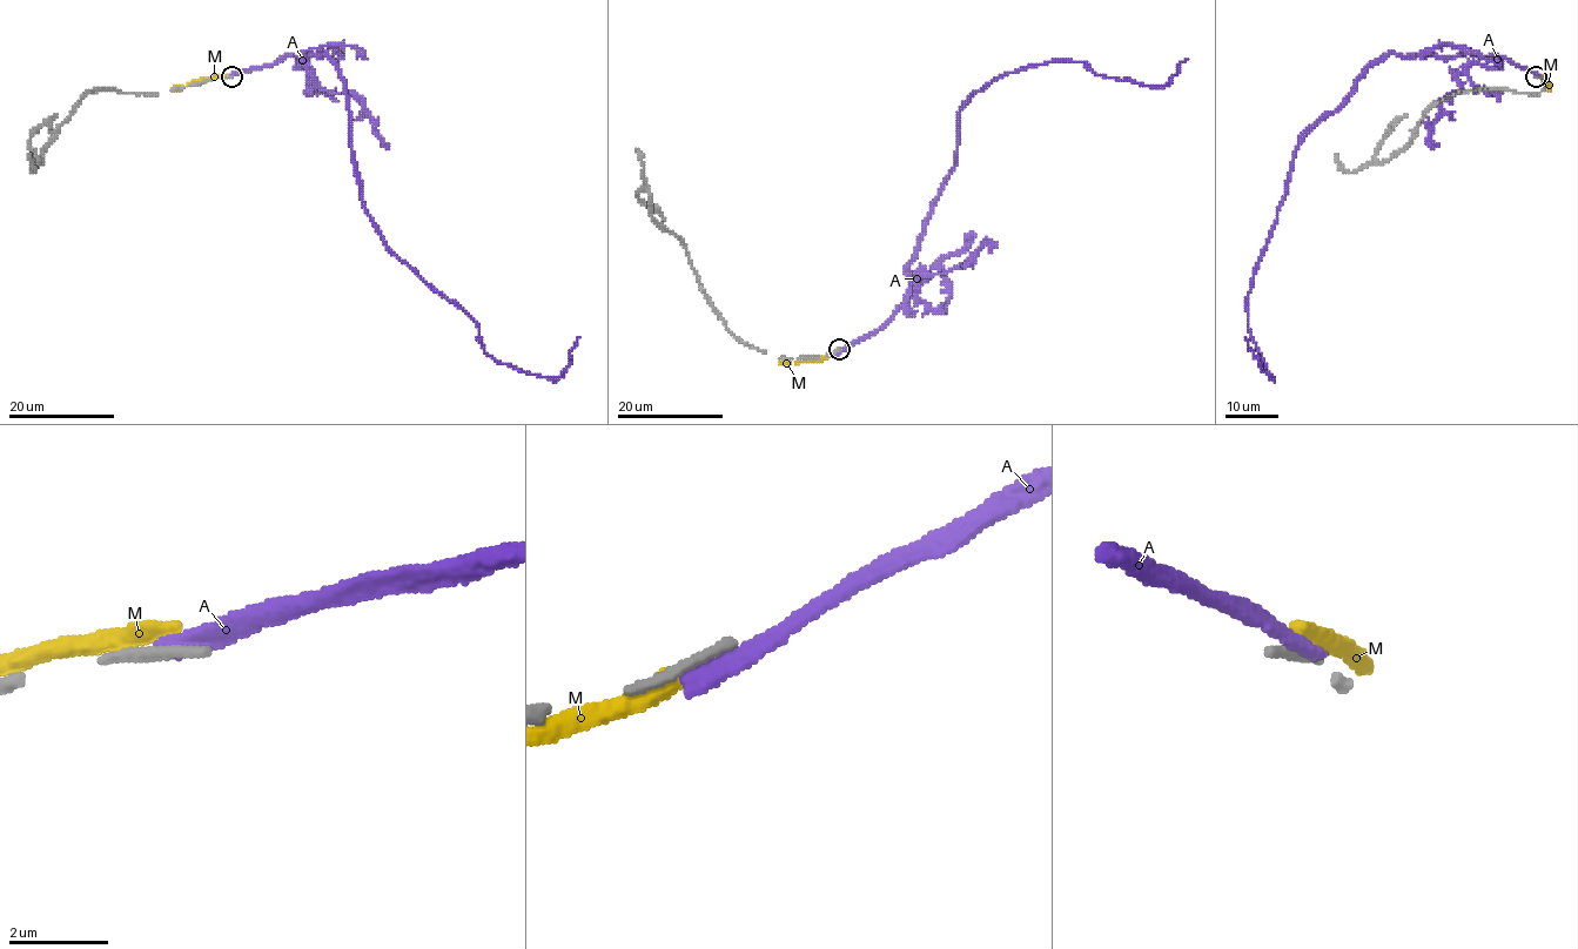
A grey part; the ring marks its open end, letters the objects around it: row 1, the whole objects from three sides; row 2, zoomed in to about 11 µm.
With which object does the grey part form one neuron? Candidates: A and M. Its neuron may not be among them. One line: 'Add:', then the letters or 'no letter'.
Add: no letter

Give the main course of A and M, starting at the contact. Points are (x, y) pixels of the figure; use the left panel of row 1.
A: (226, 76), (324, 54), (344, 81), (361, 202), (382, 242), (454, 301), (502, 363), (555, 377), (581, 336)
M: (222, 76), (196, 79), (170, 91)

